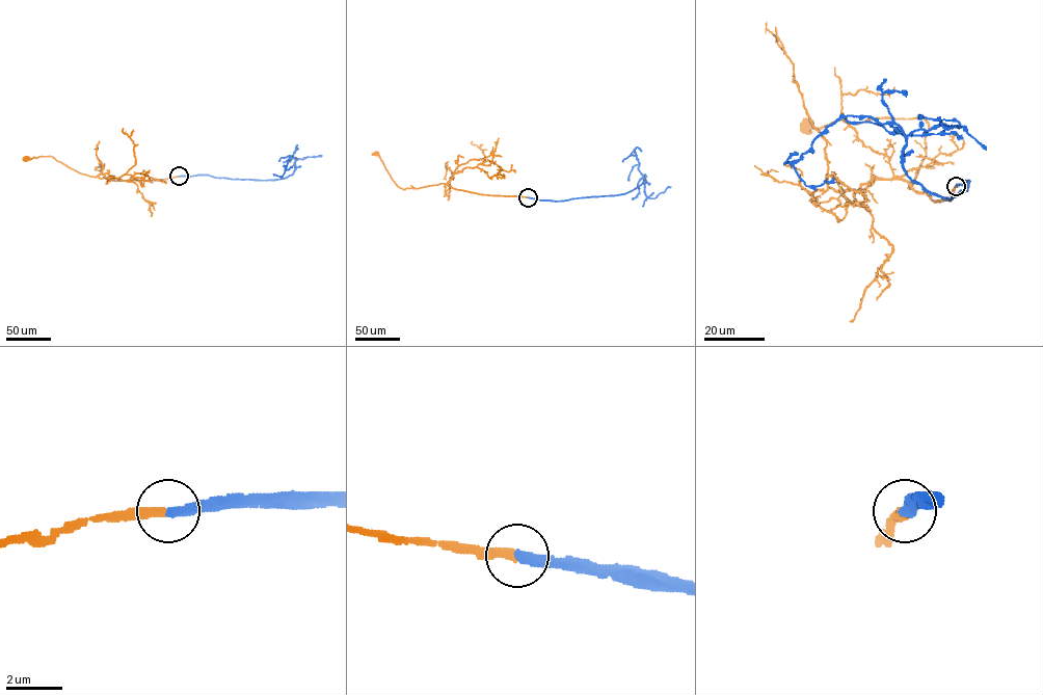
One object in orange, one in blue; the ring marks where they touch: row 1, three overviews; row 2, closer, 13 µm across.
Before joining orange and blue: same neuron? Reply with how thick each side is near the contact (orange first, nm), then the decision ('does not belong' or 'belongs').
calibres 300 and 320 nm; belongs

